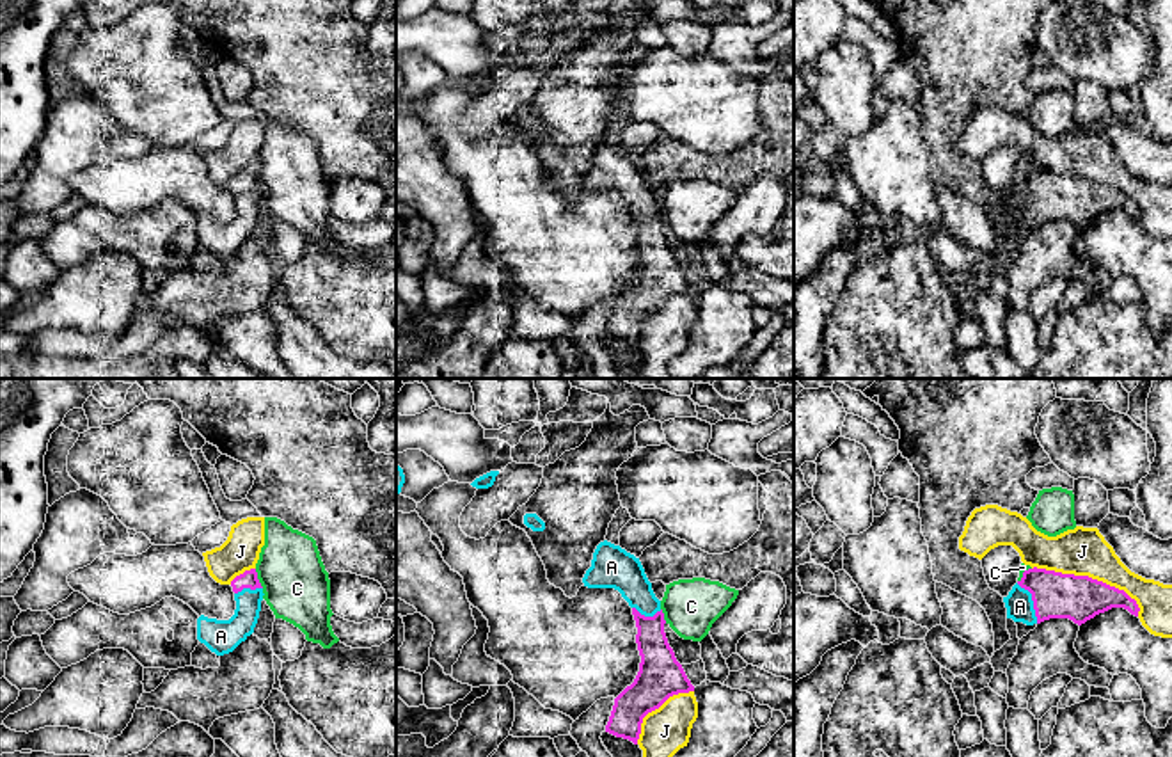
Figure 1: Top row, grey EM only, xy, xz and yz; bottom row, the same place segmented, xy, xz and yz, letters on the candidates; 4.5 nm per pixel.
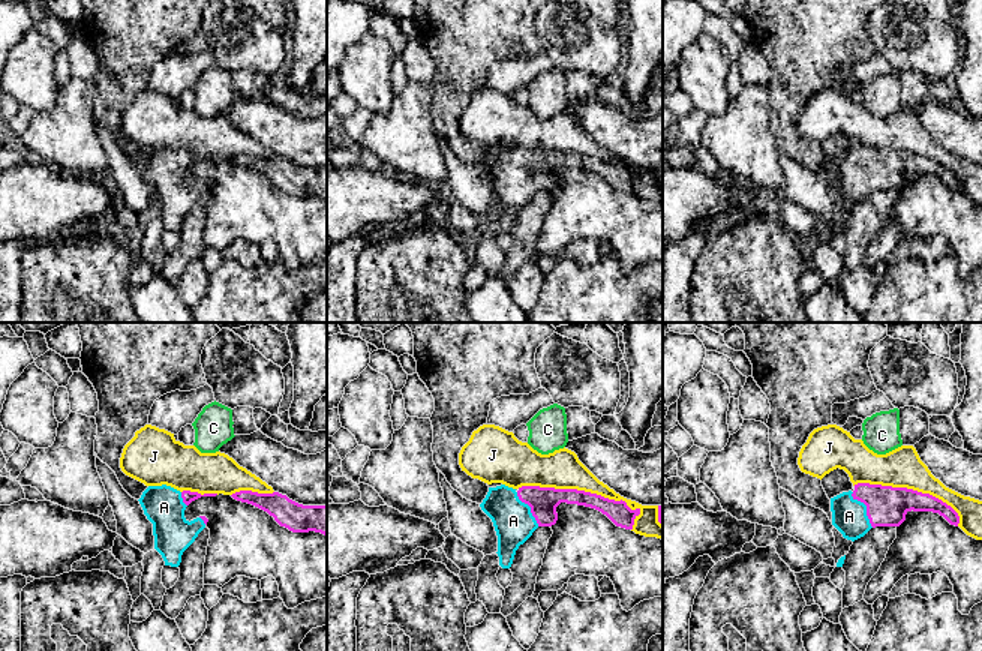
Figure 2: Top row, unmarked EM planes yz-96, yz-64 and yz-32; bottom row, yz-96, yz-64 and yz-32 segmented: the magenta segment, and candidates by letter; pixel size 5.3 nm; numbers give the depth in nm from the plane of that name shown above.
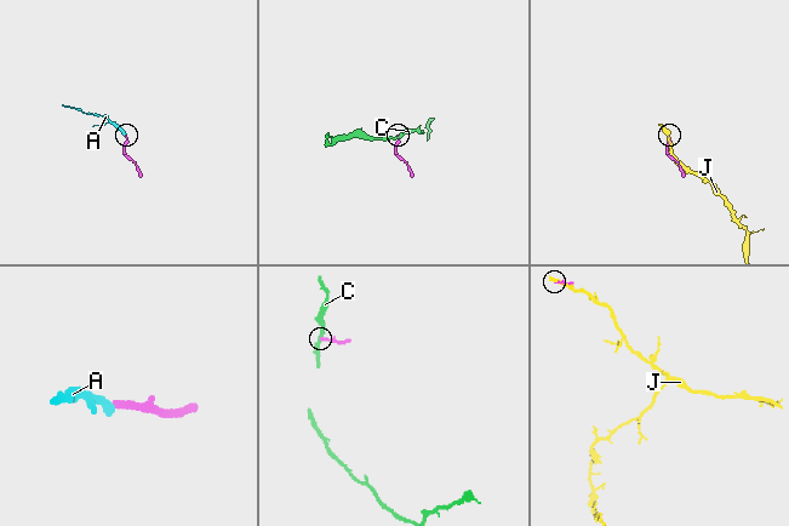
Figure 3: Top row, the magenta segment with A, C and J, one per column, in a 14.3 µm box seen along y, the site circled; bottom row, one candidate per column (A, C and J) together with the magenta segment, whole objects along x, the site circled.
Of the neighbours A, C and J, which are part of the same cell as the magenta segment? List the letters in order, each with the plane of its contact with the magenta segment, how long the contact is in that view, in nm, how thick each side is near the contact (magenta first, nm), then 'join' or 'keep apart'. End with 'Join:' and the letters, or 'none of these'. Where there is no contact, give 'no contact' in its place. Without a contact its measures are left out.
A: contact in yz; length 200 nm; calibres 200 and 130 nm; join
C: contact in xy; length 100 nm; calibres 80 and 300 nm; keep apart
J: contact in yz; length 550 nm; calibres 200 and 220 nm; keep apart
Join: A

